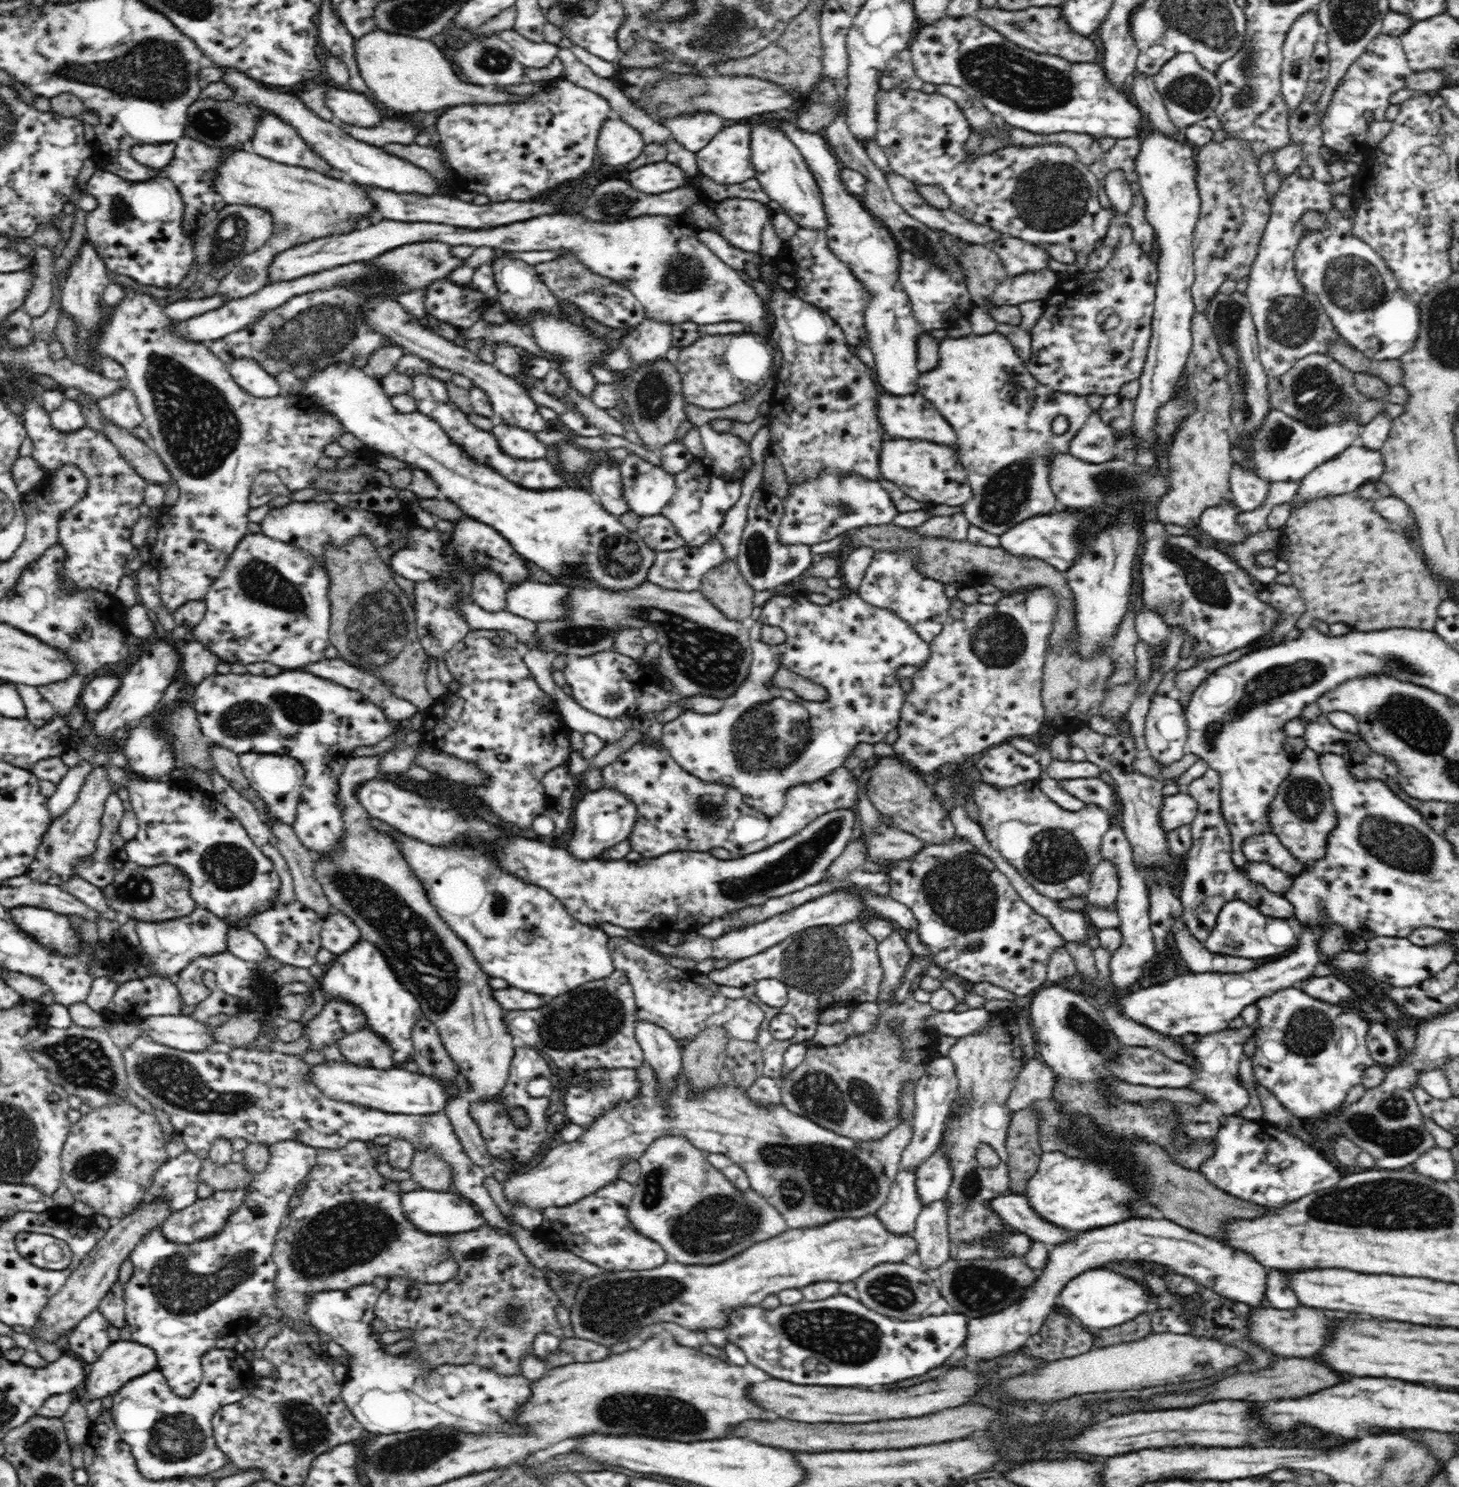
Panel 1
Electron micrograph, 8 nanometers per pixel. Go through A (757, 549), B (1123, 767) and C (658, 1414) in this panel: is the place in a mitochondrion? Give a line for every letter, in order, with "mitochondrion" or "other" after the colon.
A: mitochondrion
B: other
C: mitochondrion

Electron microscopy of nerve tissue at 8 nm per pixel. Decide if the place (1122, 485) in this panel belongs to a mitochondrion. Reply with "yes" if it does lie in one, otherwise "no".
yes

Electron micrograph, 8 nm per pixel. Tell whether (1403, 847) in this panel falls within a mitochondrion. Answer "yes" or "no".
yes

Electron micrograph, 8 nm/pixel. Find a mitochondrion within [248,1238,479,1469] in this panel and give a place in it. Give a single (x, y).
(307, 1428)

